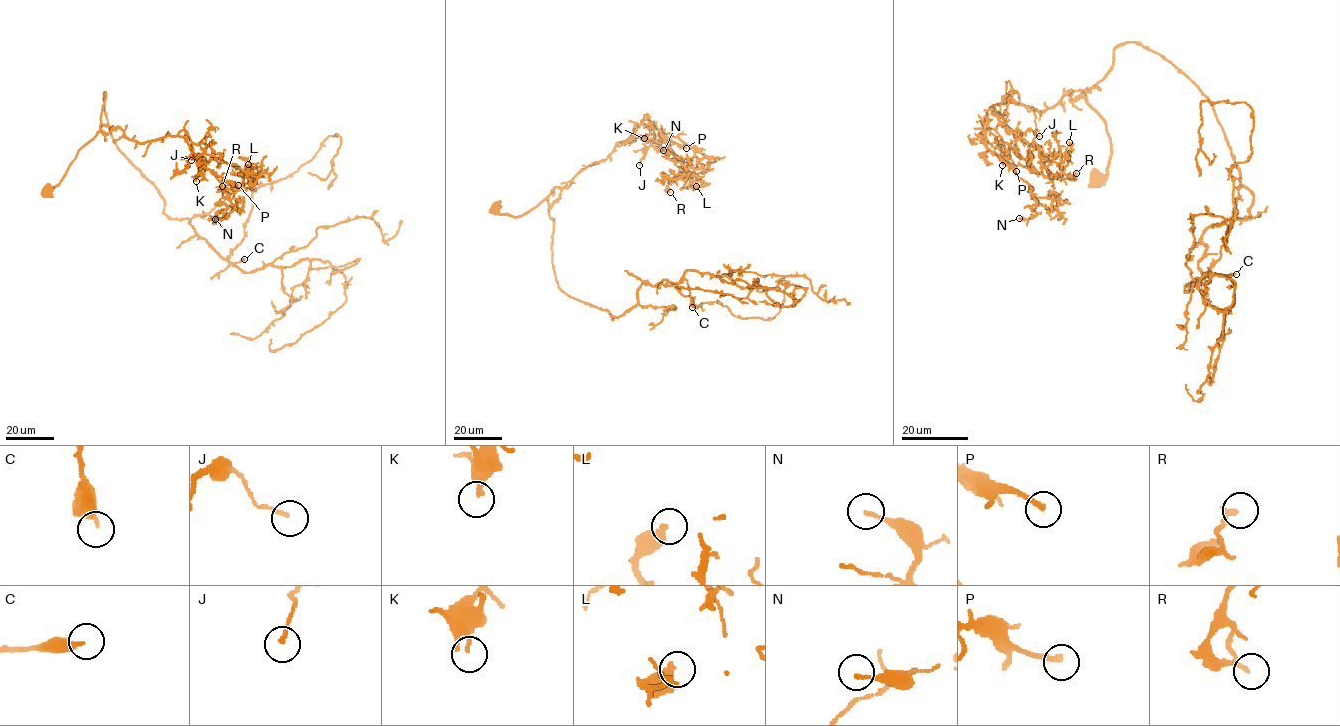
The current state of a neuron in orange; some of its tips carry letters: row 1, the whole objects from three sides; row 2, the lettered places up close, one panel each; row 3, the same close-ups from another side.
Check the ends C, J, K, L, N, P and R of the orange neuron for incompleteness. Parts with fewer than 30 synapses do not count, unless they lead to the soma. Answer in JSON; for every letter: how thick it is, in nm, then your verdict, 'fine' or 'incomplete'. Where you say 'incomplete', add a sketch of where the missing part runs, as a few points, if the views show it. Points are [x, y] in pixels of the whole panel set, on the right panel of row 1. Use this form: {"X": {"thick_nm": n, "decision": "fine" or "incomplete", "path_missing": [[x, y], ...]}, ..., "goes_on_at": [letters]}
{"C": {"thick_nm": 320, "decision": "fine"}, "J": {"thick_nm": 140, "decision": "fine"}, "K": {"thick_nm": 180, "decision": "fine"}, "L": {"thick_nm": 360, "decision": "fine"}, "N": {"thick_nm": 160, "decision": "fine"}, "P": {"thick_nm": 220, "decision": "incomplete", "path_missing": [[1016, 171], [1024, 178], [1023, 182], [1016, 174], [1019, 169]]}, "R": {"thick_nm": 180, "decision": "fine"}, "goes_on_at": ["P"]}

